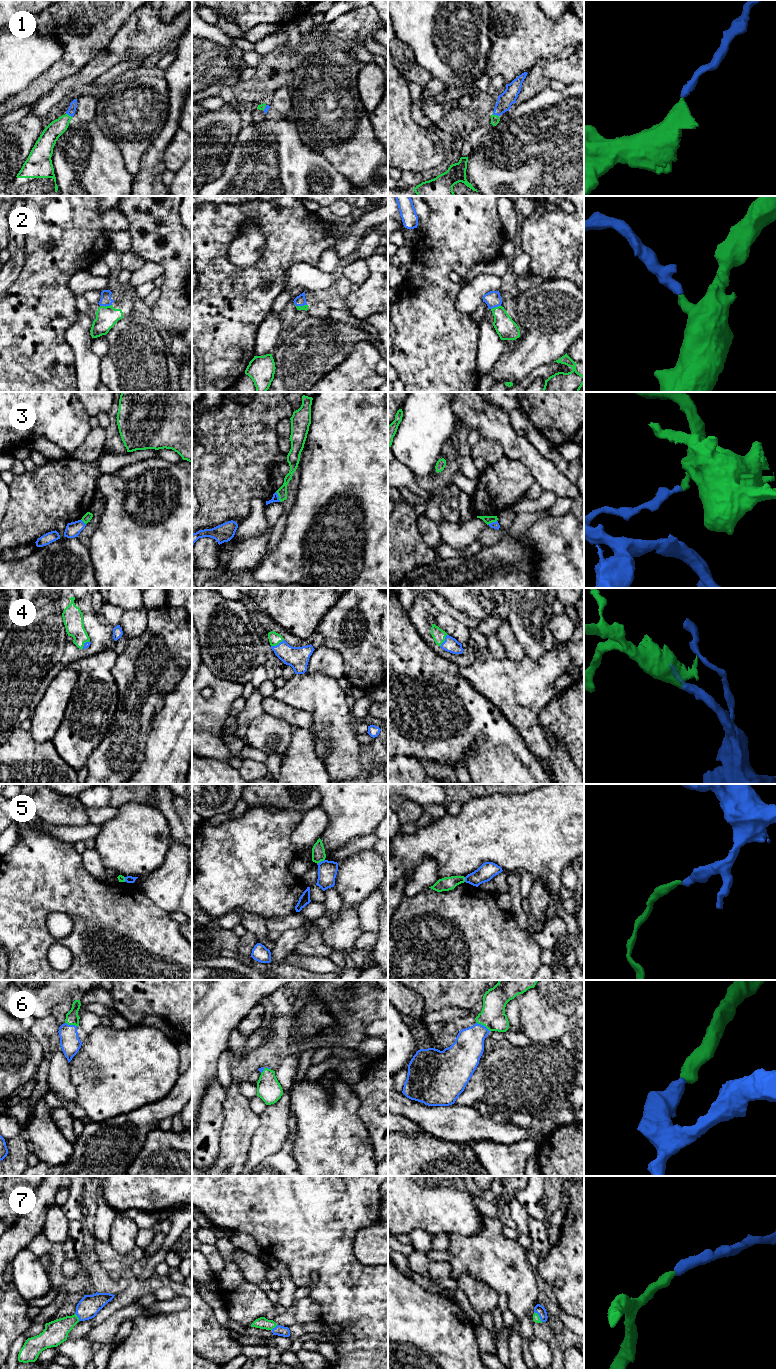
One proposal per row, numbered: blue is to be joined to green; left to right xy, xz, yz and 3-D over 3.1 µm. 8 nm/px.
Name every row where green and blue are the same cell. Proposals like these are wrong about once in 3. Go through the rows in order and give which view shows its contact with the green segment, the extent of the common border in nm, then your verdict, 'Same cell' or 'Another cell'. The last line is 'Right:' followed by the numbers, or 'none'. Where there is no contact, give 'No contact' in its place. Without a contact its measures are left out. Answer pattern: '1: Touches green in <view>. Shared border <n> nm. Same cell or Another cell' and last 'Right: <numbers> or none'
1: Touches green in yz. Shared border 60 nm. Same cell
2: Touches green in xy. Shared border 100 nm. Same cell
3: Touches green in xz. Shared border 90 nm. Another cell
4: Touches green in xz. Shared border 120 nm. Same cell
5: Touches green in xz. Shared border 80 nm. Another cell
6: Touches green in yz. Shared border 130 nm. Same cell
7: Touches green in yz. Shared border 110 nm. Same cell
Right: 1, 2, 4, 6, 7

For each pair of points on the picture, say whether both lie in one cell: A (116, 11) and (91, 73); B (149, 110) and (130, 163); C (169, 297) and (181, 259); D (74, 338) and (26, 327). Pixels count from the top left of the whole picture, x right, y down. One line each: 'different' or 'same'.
A: different
B: same
C: same
D: different

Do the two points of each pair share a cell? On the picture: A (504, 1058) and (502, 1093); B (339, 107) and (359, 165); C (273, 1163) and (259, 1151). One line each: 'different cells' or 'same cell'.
A: same cell
B: same cell
C: different cells

